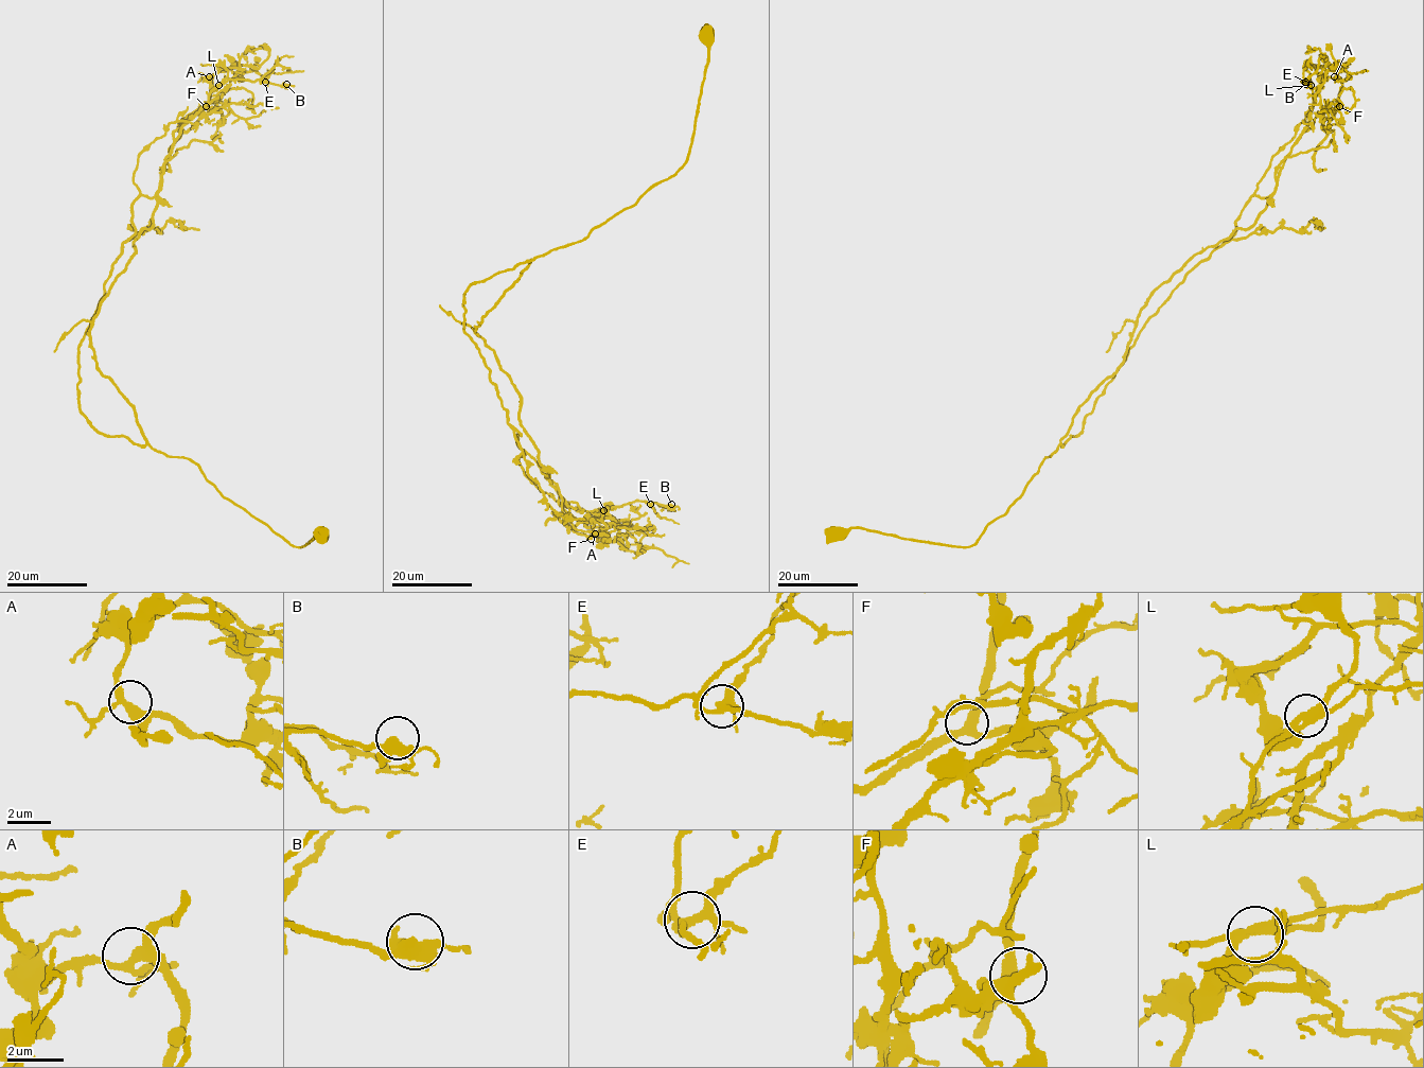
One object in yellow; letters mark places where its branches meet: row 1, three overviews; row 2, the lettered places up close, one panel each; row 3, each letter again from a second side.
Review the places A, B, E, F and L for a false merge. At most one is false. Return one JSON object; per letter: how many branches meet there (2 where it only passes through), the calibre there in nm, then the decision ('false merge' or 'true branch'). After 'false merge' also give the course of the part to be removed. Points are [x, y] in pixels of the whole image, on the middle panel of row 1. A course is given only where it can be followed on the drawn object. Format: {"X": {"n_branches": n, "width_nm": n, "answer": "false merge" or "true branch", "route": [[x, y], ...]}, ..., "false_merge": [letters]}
{"A": {"n_branches": 3, "width_nm": 320, "answer": "true branch"}, "B": {"n_branches": 4, "width_nm": 360, "answer": "true branch"}, "E": {"n_branches": 4, "width_nm": 280, "answer": "true branch"}, "F": {"n_branches": 3, "width_nm": 360, "answer": "true branch"}, "L": {"n_branches": 4, "width_nm": 320, "answer": "false merge", "route": [[603, 510], [601, 511], [601, 520], [580, 521], [567, 527], [552, 513], [555, 517], [545, 525]]}, "false_merge": ["L"]}

